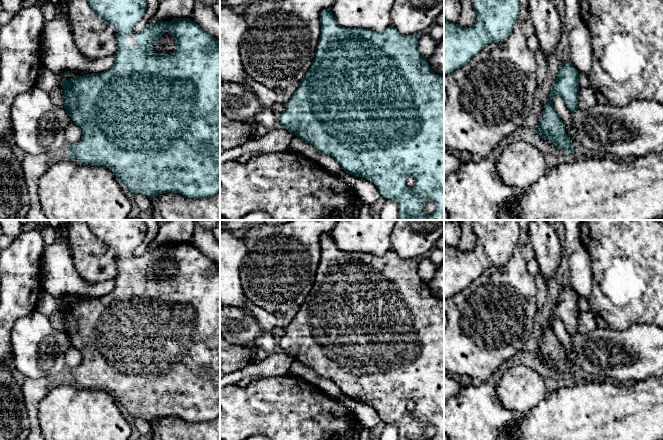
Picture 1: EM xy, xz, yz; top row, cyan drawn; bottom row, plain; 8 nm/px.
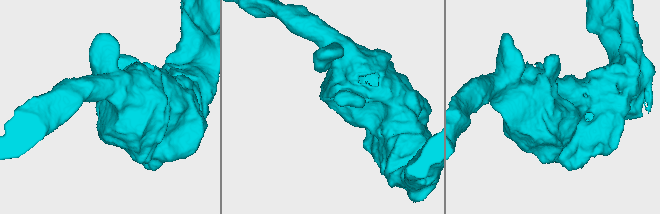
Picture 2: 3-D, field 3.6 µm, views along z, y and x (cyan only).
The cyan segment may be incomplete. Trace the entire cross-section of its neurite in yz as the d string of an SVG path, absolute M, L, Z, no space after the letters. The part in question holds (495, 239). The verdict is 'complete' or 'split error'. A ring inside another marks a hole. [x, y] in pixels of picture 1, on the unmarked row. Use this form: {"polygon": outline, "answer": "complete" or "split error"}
{"polygon": "M472 220L476 247L469 252L444 246L444 299L465 290L489 267L505 265L512 256L520 237L517 220Z", "answer": "complete"}

